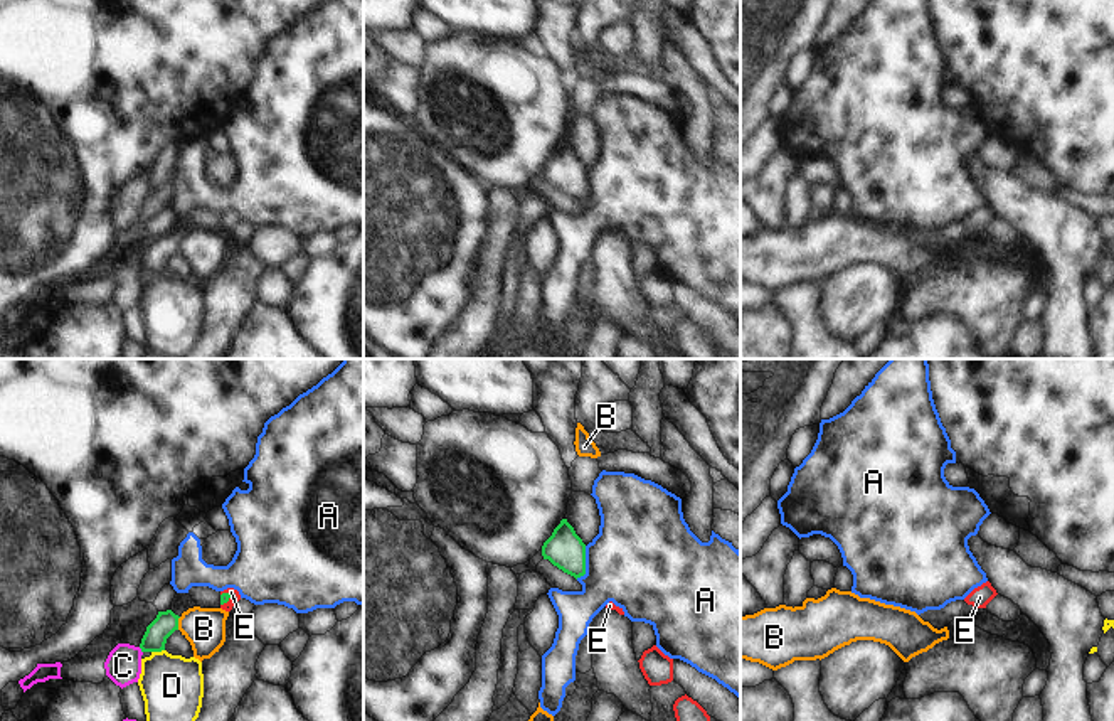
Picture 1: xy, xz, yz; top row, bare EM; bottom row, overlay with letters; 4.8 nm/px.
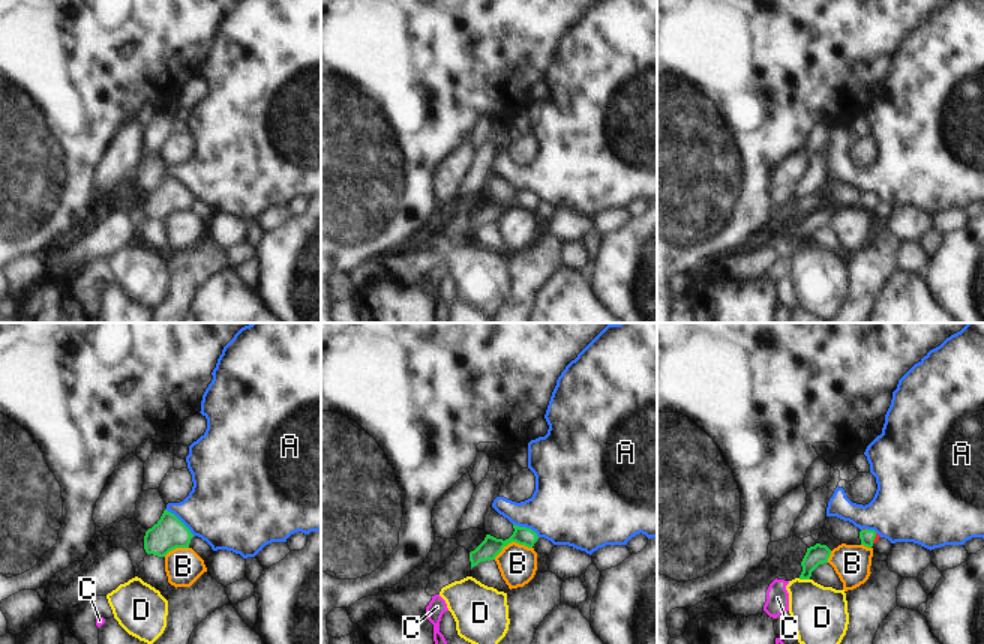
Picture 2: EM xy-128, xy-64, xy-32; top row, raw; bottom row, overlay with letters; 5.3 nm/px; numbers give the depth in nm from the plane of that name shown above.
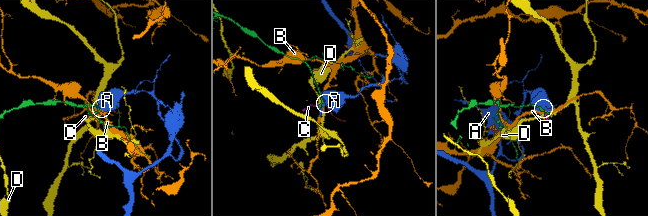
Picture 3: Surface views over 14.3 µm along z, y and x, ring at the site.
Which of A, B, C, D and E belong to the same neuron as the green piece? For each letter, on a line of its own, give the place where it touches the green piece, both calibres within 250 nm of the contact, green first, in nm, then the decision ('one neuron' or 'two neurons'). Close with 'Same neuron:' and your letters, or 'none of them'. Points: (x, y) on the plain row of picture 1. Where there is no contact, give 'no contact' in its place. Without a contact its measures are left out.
A: contact xz (584, 187); calibres 180 and 460 nm; two neurons
B: contact xy (177, 246); calibres 110 and 190 nm; two neurons
C: contact xy (142, 273); calibres 110 and 180 nm; two neurons
D: contact xy (157, 273); calibres 110 and 300 nm; two neurons
E: contact xy (228, 223); calibres 50 and 50 nm; one neuron
Same neuron: E

